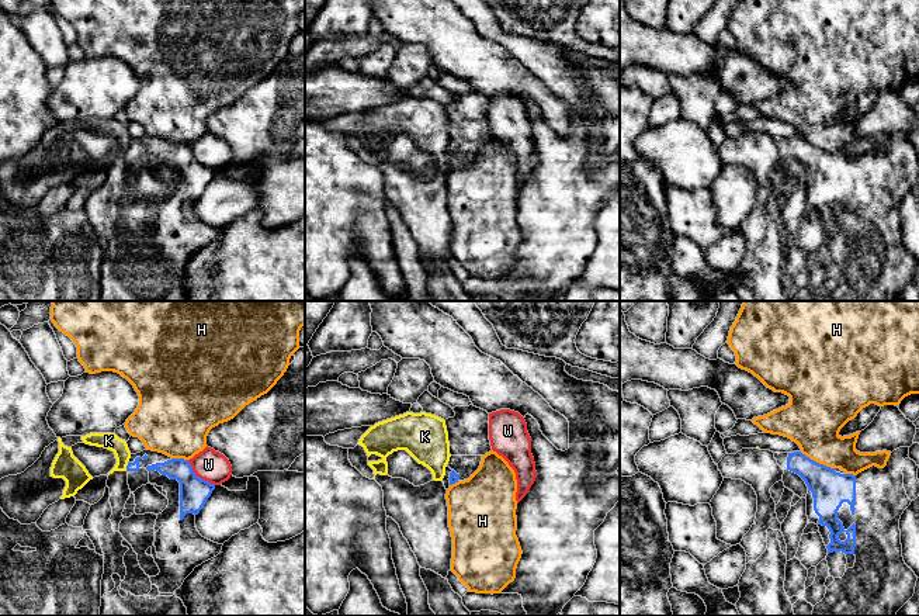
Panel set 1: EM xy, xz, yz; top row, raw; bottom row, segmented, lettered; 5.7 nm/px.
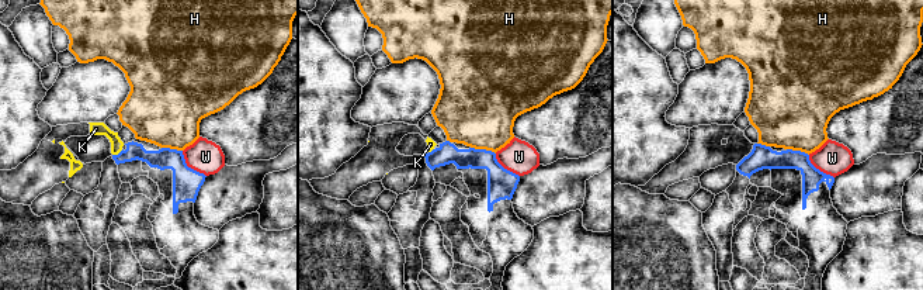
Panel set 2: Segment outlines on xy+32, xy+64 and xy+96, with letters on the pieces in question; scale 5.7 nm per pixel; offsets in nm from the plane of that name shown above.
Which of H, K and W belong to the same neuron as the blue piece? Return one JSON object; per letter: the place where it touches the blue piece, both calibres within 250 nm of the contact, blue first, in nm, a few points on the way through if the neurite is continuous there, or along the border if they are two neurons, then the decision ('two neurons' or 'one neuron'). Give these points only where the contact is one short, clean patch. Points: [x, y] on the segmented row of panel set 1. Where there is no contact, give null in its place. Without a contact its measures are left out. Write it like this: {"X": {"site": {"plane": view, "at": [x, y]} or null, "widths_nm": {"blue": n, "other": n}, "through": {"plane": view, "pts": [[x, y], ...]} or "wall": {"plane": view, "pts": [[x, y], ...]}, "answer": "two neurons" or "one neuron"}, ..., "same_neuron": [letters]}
{"H": {"site": {"plane": "yz", "at": [815, 462]}, "widths_nm": {"blue": 220, "other": 320}, "answer": "two neurons"}, "K": {"site": {"plane": "xy", "at": [127, 467]}, "widths_nm": {"blue": 50, "other": 100}, "wall": {"plane": "xy", "pts": [[128, 463], [125, 470]]}, "answer": "two neurons"}, "W": {"site": {"plane": "xy", "at": [198, 477]}, "widths_nm": {"blue": 160, "other": 180}, "wall": {"plane": "xy", "pts": [[187, 460], [197, 476], [214, 485]]}, "answer": "two neurons"}, "same_neuron": []}

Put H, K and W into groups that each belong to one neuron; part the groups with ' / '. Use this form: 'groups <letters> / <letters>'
groups H / K / W

